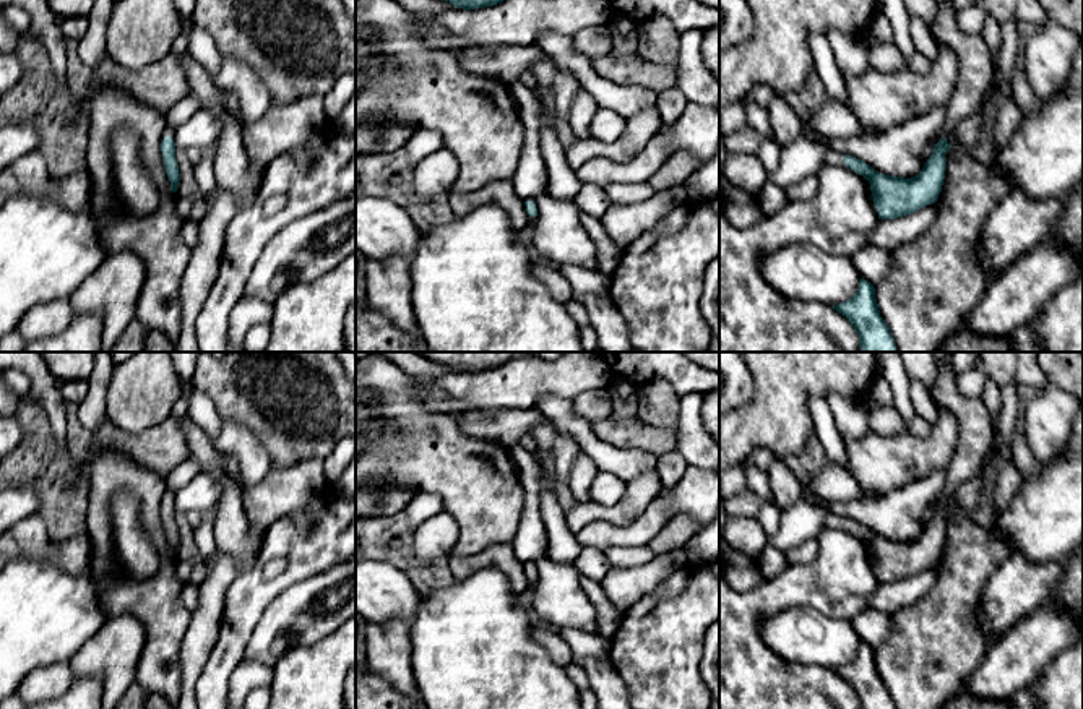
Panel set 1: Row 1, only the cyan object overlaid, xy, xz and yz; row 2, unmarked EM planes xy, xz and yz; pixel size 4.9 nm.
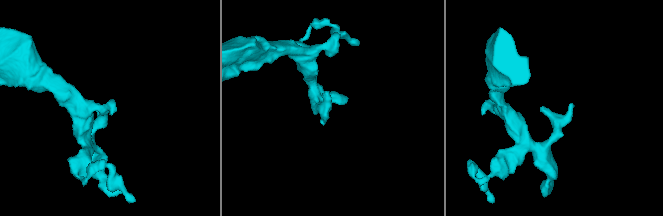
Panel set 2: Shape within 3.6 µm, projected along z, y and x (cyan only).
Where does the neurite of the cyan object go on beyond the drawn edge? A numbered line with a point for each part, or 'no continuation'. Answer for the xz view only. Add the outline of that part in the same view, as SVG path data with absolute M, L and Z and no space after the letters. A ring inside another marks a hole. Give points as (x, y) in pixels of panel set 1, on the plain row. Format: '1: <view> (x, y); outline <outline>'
no continuation

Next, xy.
no continuation

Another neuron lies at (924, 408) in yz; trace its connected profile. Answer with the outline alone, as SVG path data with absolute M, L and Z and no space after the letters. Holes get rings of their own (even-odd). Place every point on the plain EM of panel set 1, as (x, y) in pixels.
M909 380L909 399L916 415L934 425L938 419L938 410L930 399L929 389L917 380Z

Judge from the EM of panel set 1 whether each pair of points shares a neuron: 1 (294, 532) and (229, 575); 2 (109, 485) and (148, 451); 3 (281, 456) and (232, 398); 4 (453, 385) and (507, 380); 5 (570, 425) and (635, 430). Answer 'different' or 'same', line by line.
1: different
2: different
3: same
4: same
5: different

